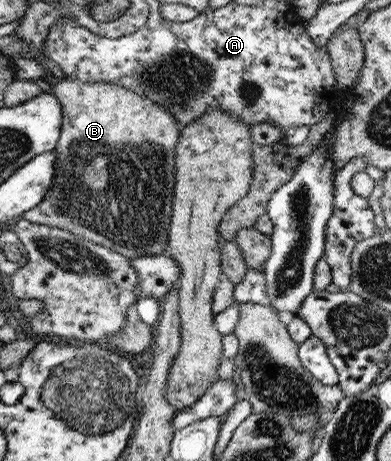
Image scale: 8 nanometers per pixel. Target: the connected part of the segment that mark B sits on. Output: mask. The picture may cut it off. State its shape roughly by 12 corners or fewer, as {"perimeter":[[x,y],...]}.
{"perimeter":[[54,81],[55,181],[23,215],[162,254],[180,129],[118,84]]}

